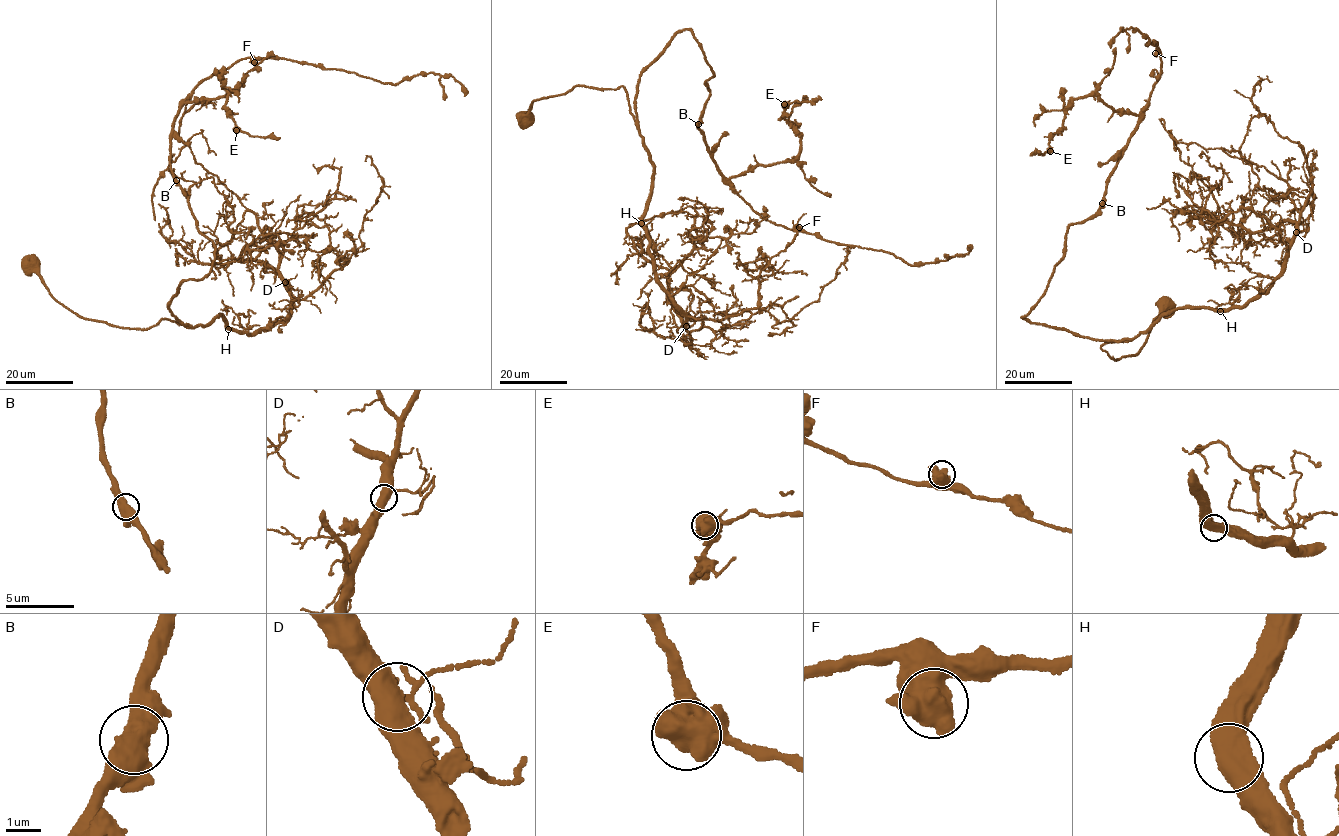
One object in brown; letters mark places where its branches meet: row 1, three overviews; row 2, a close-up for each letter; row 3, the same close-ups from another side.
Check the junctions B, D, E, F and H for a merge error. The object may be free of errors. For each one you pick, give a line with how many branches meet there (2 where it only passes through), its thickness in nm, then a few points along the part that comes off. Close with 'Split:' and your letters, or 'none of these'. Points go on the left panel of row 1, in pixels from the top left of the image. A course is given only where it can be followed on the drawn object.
Split: none of these

